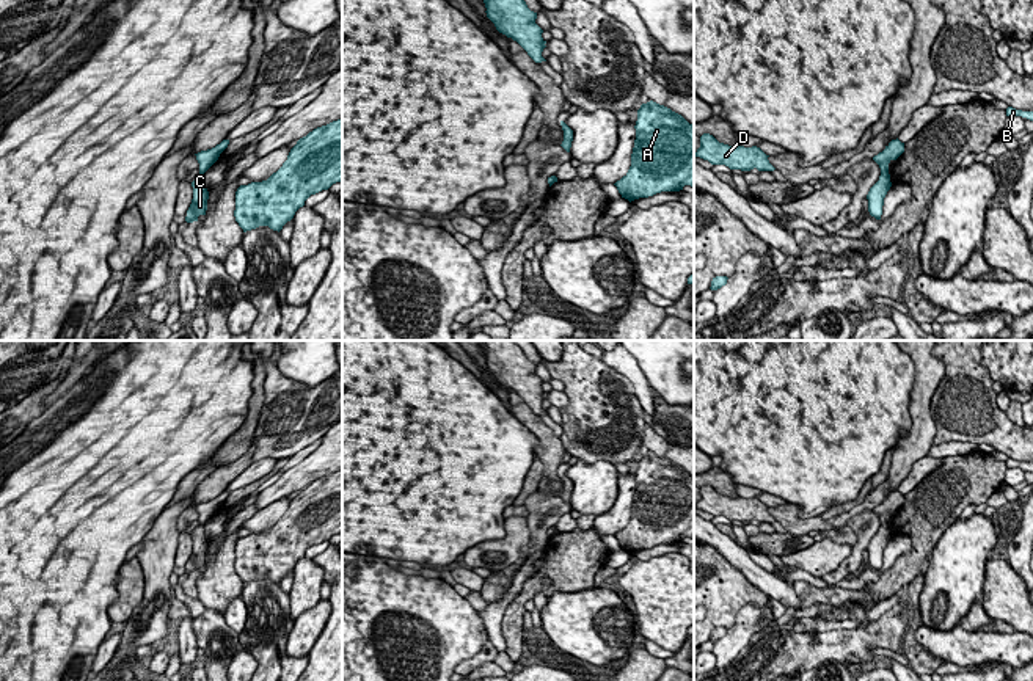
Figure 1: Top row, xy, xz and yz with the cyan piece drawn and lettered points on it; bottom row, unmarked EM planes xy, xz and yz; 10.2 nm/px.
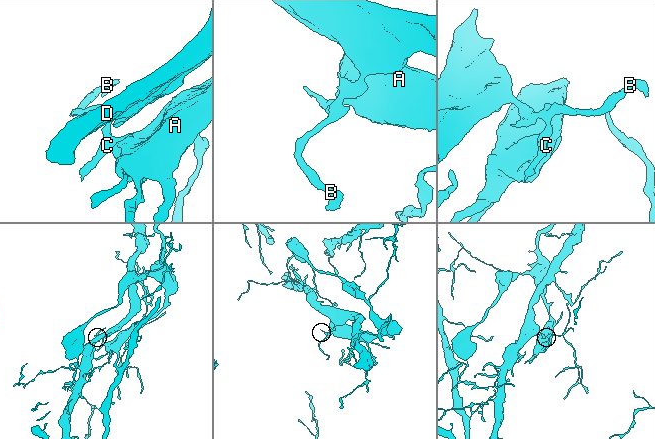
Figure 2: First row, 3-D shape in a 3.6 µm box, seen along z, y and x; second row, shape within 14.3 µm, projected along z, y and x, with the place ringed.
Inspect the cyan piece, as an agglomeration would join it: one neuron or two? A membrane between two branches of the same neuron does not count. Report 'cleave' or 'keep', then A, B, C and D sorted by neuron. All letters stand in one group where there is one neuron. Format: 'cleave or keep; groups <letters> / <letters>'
cleave; groups A C / B D

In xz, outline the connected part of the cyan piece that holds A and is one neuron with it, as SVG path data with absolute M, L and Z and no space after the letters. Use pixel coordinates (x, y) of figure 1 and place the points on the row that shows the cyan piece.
M653 100L637 110L636 140L628 173L617 180L630 202L661 191L694 187L694 126Z

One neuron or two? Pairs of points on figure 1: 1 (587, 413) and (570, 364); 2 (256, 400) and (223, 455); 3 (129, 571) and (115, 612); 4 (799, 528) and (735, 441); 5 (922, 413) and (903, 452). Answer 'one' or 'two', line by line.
1: one
2: one
3: one
4: two
5: one

